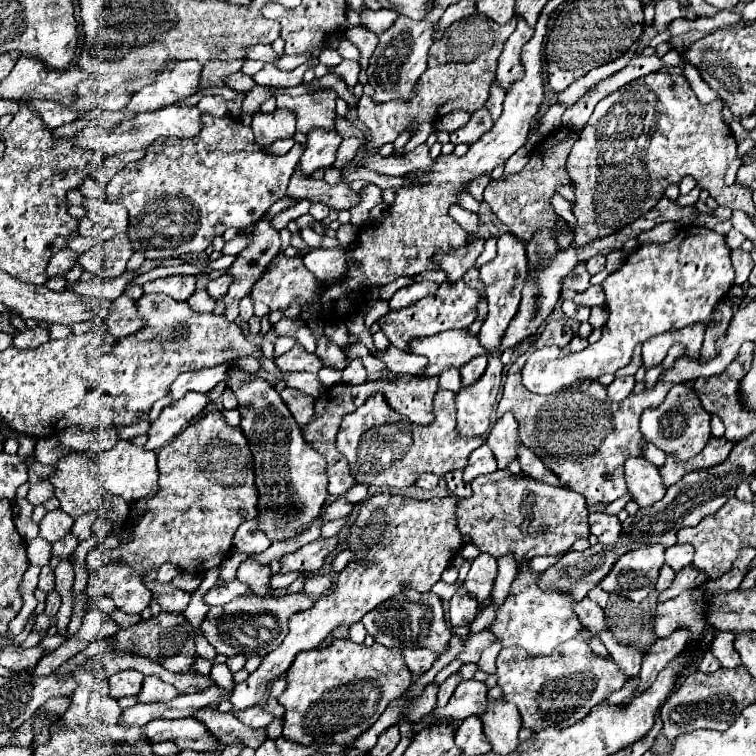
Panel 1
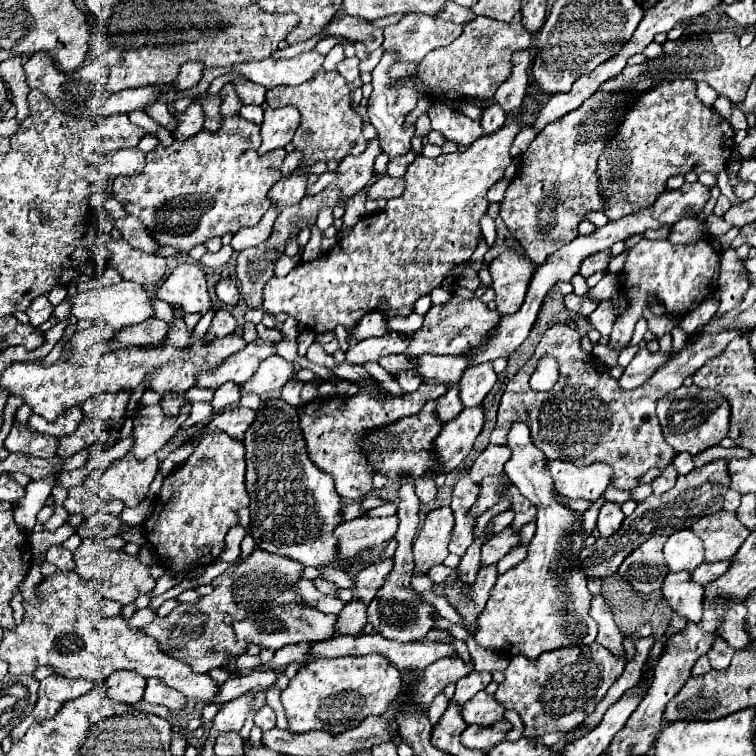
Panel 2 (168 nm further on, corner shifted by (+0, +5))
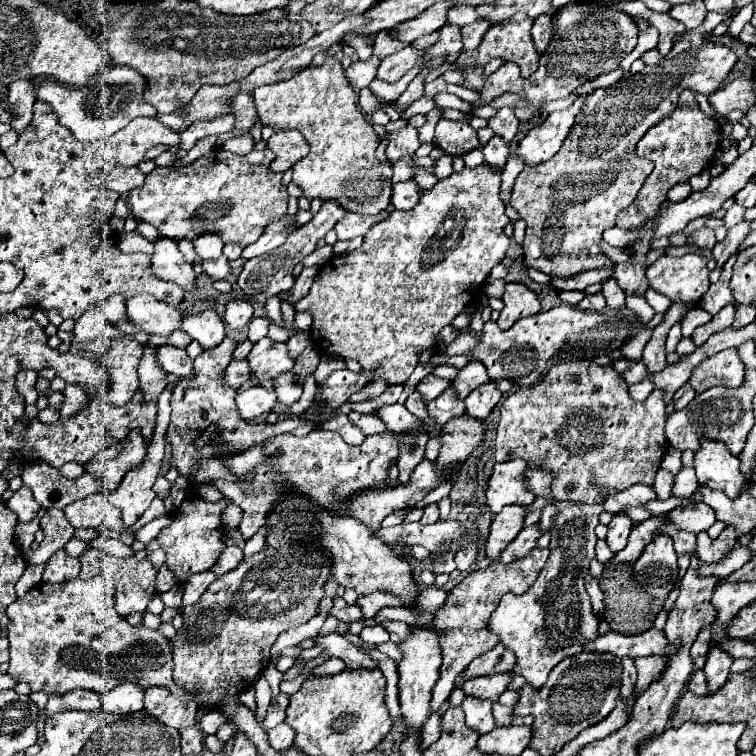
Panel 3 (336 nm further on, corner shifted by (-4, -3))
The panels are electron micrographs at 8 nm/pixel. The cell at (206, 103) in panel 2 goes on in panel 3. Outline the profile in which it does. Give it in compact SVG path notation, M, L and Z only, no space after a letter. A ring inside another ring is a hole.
M238 94L232 104L232 114L236 116L236 128L232 130L234 136L242 136L252 130L252 126L260 120L254 100L250 94Z

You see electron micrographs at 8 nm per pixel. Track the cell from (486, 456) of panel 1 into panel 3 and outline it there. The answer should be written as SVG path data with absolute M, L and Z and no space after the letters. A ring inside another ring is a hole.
M510 460L494 466L494 474L488 482L486 498L488 498L488 508L492 514L498 514L504 506L518 504L518 506L530 506L536 498L526 490L522 484L524 472L526 472L526 462L524 460Z

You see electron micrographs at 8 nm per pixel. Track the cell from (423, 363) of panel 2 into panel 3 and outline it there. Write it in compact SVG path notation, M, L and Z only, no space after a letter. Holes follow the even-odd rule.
M472 362L458 372L458 378L452 382L452 386L458 390L460 398L466 398L472 390L482 386L484 382L490 382L486 366L482 366L482 362Z

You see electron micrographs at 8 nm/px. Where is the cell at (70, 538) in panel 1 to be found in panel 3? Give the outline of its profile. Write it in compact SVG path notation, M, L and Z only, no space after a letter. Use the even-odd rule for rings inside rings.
M162 514L162 516L154 518L150 524L142 526L142 528L136 532L136 540L148 544L148 542L154 540L154 538L158 536L158 532L160 532L162 528L166 528L170 522L172 522L172 516L170 516L170 514Z

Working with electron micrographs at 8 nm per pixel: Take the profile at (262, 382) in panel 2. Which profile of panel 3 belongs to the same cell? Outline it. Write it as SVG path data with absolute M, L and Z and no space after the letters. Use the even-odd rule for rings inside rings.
M264 386L242 390L236 396L236 406L238 406L238 414L242 420L246 422L254 420L260 414L266 414L276 406L276 392Z

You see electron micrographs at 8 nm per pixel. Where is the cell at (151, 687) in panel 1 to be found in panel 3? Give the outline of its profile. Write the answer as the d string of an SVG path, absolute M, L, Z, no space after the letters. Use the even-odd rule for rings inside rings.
M152 686L150 690L144 692L144 710L152 716L156 716L160 722L164 722L170 728L182 730L190 728L196 724L196 712L198 704L194 700L178 700L172 696L170 690L166 688L156 688Z

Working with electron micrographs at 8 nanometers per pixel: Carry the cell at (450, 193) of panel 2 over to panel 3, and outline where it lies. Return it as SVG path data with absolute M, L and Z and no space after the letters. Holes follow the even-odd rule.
M482 164L482 166L474 168L474 170L464 168L462 172L454 172L454 174L448 176L446 180L438 180L438 184L436 184L432 190L424 190L424 192L422 192L422 198L420 198L420 202L418 202L418 206L412 208L410 212L394 210L386 220L374 224L374 226L370 228L370 232L364 236L364 244L362 244L358 250L354 250L352 254L336 256L336 258L328 260L328 262L320 268L318 276L314 278L314 284L312 284L312 288L310 288L308 296L304 296L304 298L294 306L296 310L310 310L310 312L312 312L314 322L312 322L310 334L312 334L314 346L320 348L320 350L324 350L324 352L328 352L328 354L340 356L340 358L344 358L344 360L356 360L356 362L360 362L360 364L364 366L364 370L370 370L370 372L372 372L372 370L378 370L376 380L382 378L382 380L386 380L388 384L402 384L402 382L406 382L408 376L412 374L412 370L418 366L418 356L420 356L424 350L432 350L432 348L436 346L436 336L438 336L438 332L440 332L444 326L452 324L452 320L454 320L468 304L473 304L476 300L481 298L483 293L478 292L480 292L482 284L486 282L490 270L506 258L506 250L508 250L508 246L510 246L510 240L508 240L508 236L504 234L504 228L506 228L506 224L508 224L510 220L508 220L508 216L504 214L504 204L502 204L502 200L500 200L498 194L500 194L500 174L498 174L492 166Z

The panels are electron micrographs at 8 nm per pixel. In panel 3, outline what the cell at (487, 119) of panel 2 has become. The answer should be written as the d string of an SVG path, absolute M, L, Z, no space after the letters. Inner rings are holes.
M494 136L494 138L482 148L482 152L484 152L484 164L496 166L498 172L504 170L506 162L508 162L508 158L510 158L510 150L506 148L504 140L498 138L498 136Z

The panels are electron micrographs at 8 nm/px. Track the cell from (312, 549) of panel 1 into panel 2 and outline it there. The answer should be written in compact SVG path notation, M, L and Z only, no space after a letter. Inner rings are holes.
M354 518L348 522L342 522L336 526L334 536L338 538L338 558L348 560L358 550L374 548L386 540L390 540L396 534L398 518Z

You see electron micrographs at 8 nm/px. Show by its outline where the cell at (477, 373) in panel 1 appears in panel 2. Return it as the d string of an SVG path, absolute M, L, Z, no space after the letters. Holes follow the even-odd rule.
M482 362L478 366L472 366L462 374L460 382L460 400L464 406L478 406L484 396L492 390L496 382L496 372L492 368L492 362Z

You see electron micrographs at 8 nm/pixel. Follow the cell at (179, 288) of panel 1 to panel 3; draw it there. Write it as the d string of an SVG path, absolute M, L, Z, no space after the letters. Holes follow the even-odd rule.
M206 310L198 316L186 314L182 320L182 330L190 334L194 340L198 340L204 350L218 346L226 338L224 322L214 310Z

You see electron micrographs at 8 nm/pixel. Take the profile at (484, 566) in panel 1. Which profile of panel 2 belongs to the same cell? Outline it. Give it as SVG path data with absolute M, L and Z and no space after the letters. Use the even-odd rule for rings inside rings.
M504 528L500 534L494 534L484 546L480 554L480 566L496 564L504 554L512 550L512 544L518 544L518 532Z

